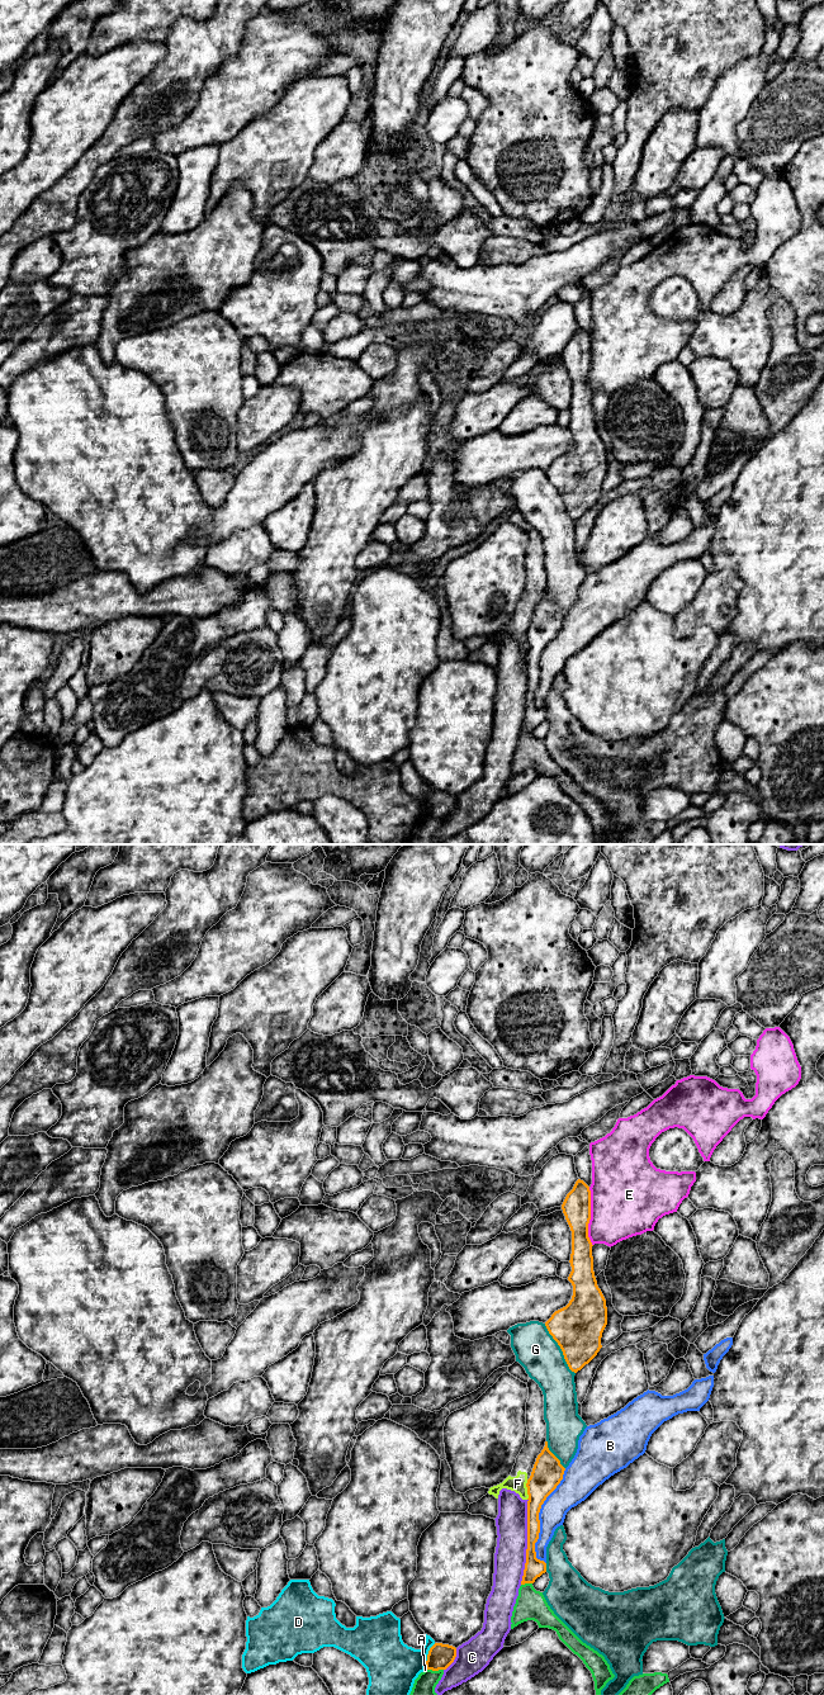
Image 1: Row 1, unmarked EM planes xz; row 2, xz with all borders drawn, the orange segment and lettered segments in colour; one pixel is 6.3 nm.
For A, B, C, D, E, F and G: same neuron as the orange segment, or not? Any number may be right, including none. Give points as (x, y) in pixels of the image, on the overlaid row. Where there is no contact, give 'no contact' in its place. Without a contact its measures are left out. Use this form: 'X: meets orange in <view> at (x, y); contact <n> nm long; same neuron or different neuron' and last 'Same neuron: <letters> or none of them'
A: meets orange in xz at (434, 1670); contact 120 nm long; different neuron
B: meets orange in xz at (538, 1518); contact 600 nm long; different neuron
C: meets orange in xz at (527, 1542); contact 550 nm long; different neuron
D: meets orange in xz at (427, 1656); contact 180 nm long; different neuron
E: meets orange in xz at (590, 1216); contact 380 nm long; different neuron
F: meets orange in xz at (527, 1490); contact 130 nm long; different neuron
G: meets orange in xz at (560, 1348); contact 380 nm long; different neuron
Same neuron: none of them

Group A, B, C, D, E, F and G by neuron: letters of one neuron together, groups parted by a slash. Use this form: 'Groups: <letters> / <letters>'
Groups: A F / B / C / D / E / G

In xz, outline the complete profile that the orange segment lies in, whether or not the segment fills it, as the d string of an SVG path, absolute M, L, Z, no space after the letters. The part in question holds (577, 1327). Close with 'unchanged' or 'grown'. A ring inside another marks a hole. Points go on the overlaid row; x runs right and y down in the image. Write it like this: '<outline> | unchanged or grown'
M583 1180L576 1182L562 1209L572 1231L572 1272L568 1280L573 1286L573 1296L565 1307L551 1315L545 1326L560 1346L569 1369L577 1373L602 1348L607 1307L593 1272L593 1245L588 1237L591 1190Z | unchanged

